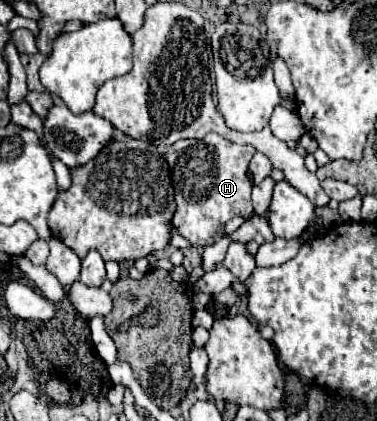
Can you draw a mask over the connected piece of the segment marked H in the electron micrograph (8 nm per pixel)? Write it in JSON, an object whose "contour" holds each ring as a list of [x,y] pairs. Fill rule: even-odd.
{"contour":[[[208,133],[202,139],[178,141],[168,149],[166,161],[172,171],[176,195],[176,213],[172,217],[176,233],[186,237],[194,247],[204,247],[222,237],[224,223],[234,215],[252,217],[248,163],[254,153],[256,149],[252,145],[232,143],[216,133]]]}

